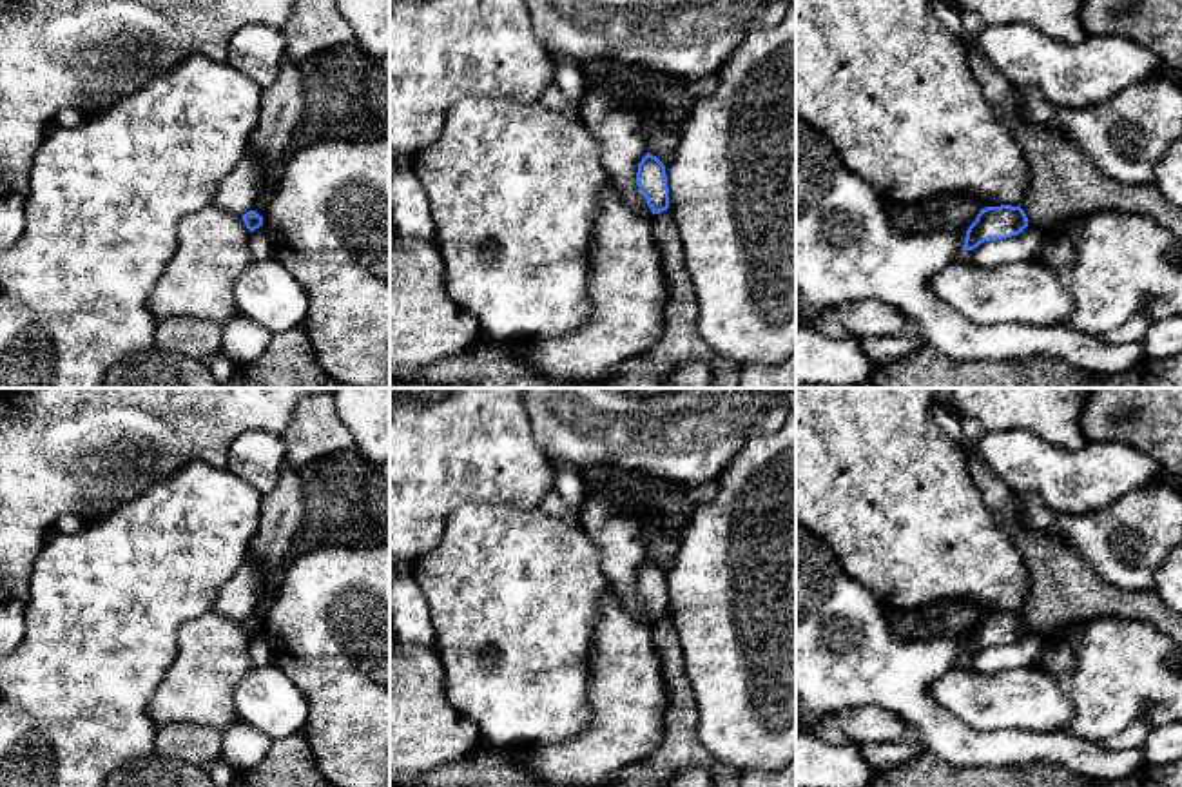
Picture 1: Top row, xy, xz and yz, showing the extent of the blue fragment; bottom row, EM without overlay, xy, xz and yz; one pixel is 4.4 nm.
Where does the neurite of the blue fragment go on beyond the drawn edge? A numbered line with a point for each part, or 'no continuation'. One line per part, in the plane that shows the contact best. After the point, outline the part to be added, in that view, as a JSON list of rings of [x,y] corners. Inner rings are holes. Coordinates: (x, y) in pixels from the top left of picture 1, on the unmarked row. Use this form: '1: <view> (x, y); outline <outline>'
no continuation

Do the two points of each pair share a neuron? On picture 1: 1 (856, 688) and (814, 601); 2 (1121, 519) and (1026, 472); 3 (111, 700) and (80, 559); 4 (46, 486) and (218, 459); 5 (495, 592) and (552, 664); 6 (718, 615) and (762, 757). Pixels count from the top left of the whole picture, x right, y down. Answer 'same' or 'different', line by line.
1: same
2: different
3: same
4: same
5: same
6: same

